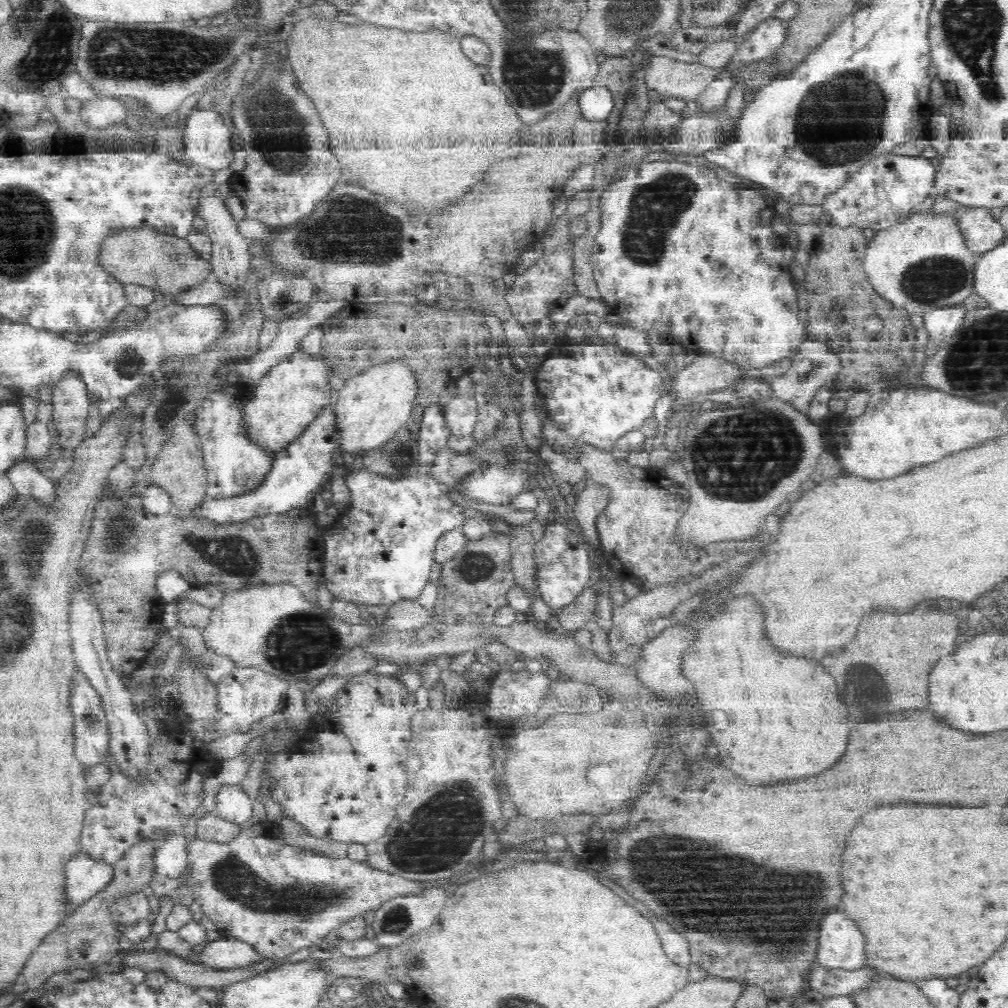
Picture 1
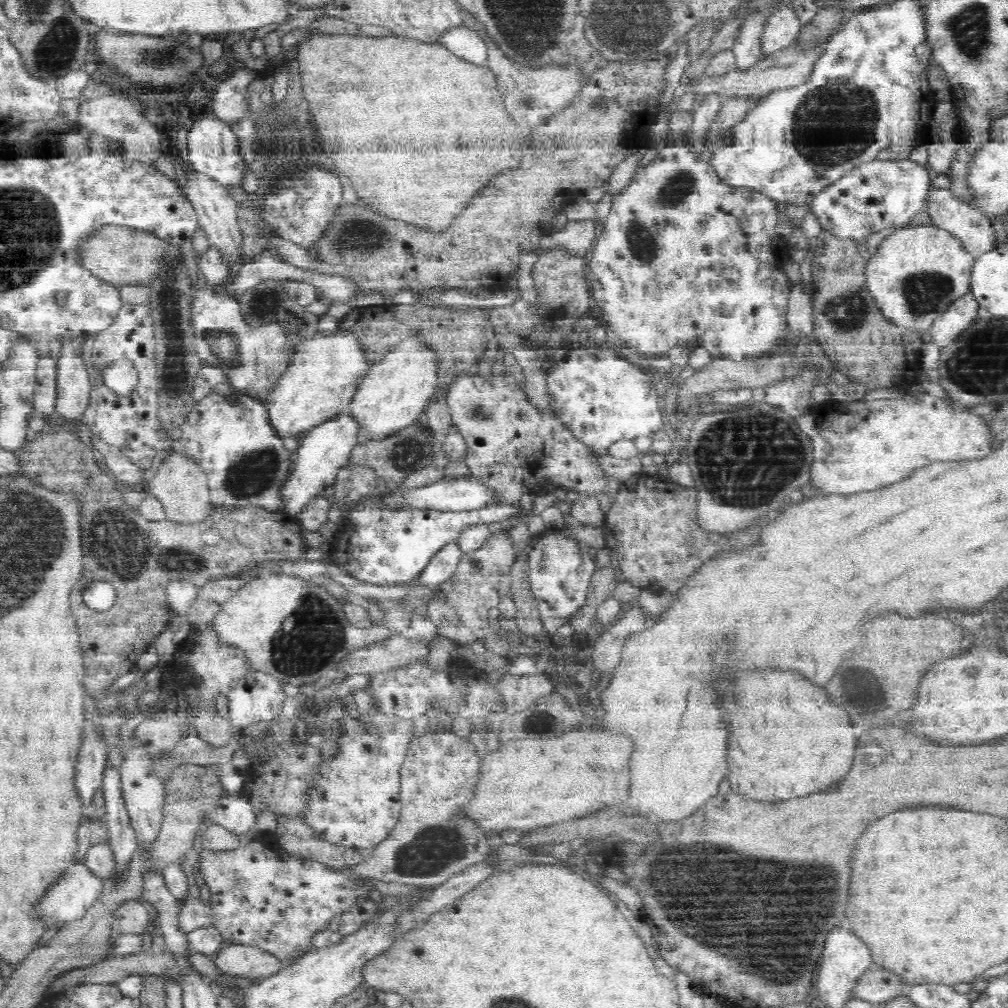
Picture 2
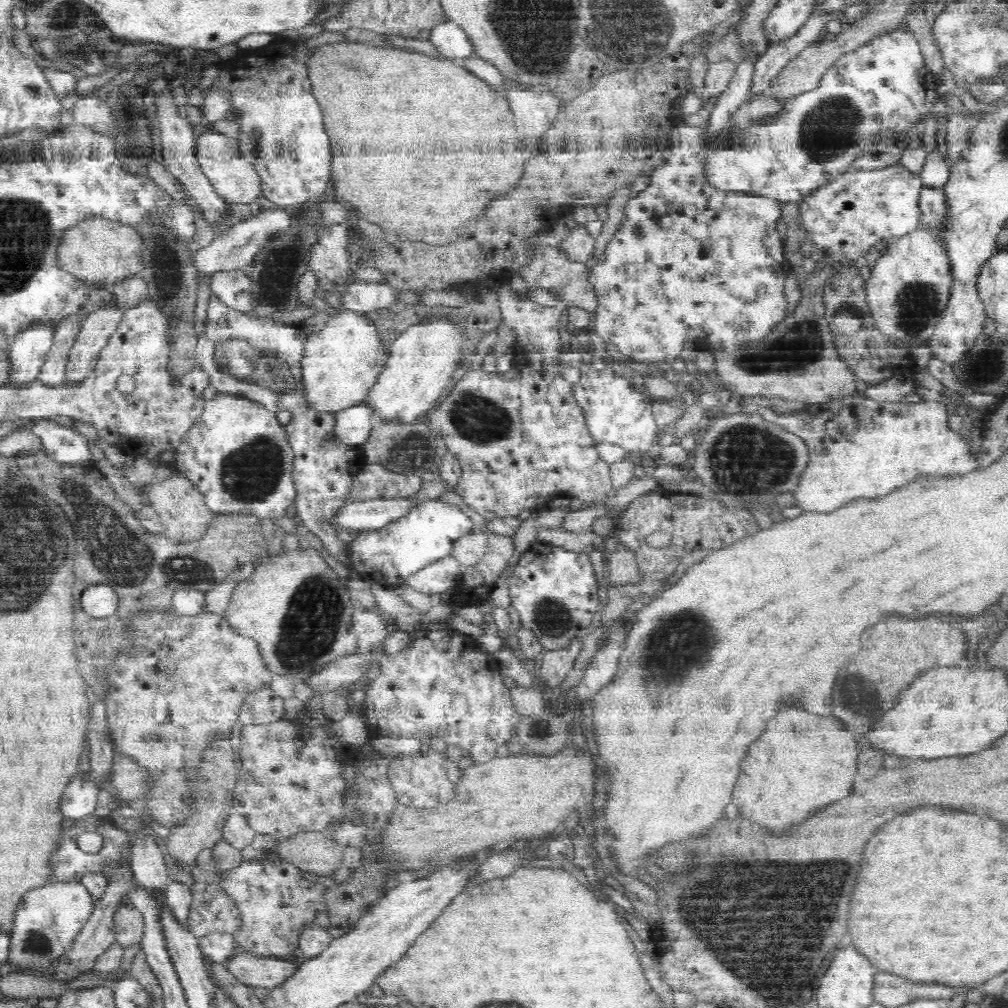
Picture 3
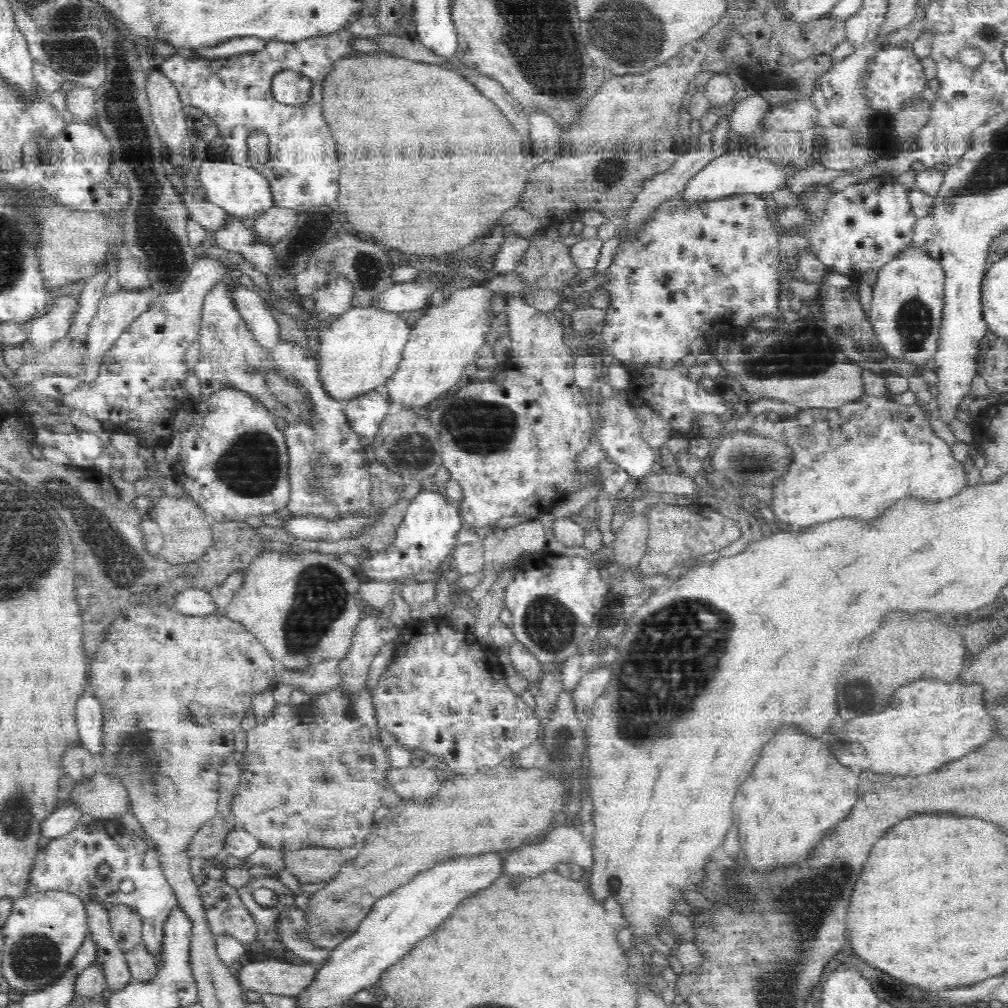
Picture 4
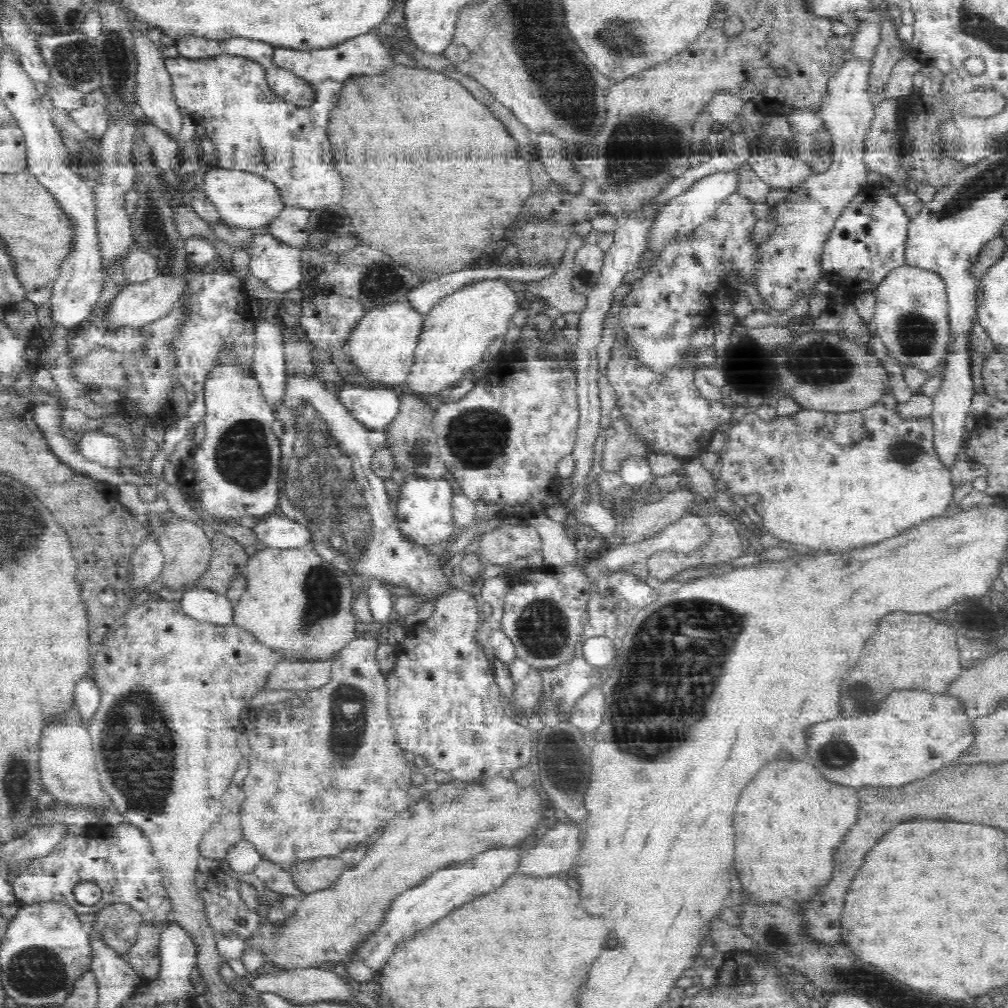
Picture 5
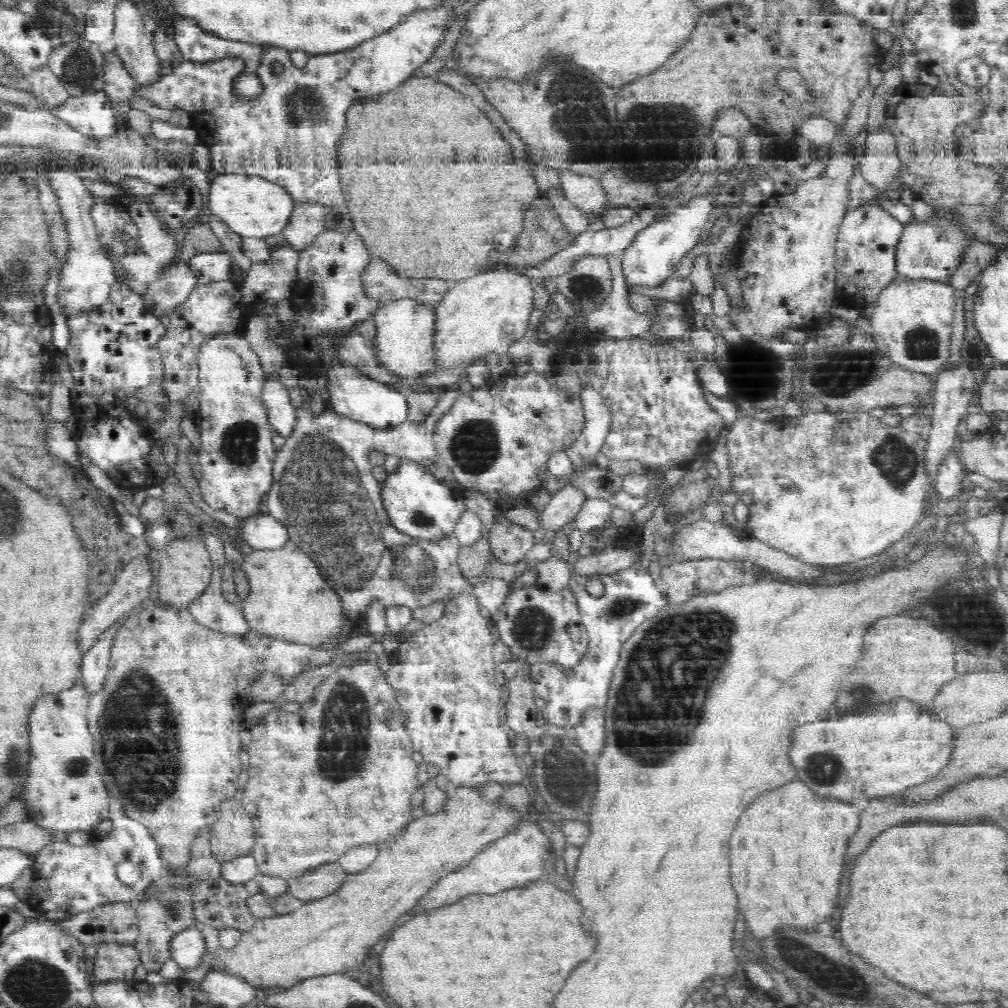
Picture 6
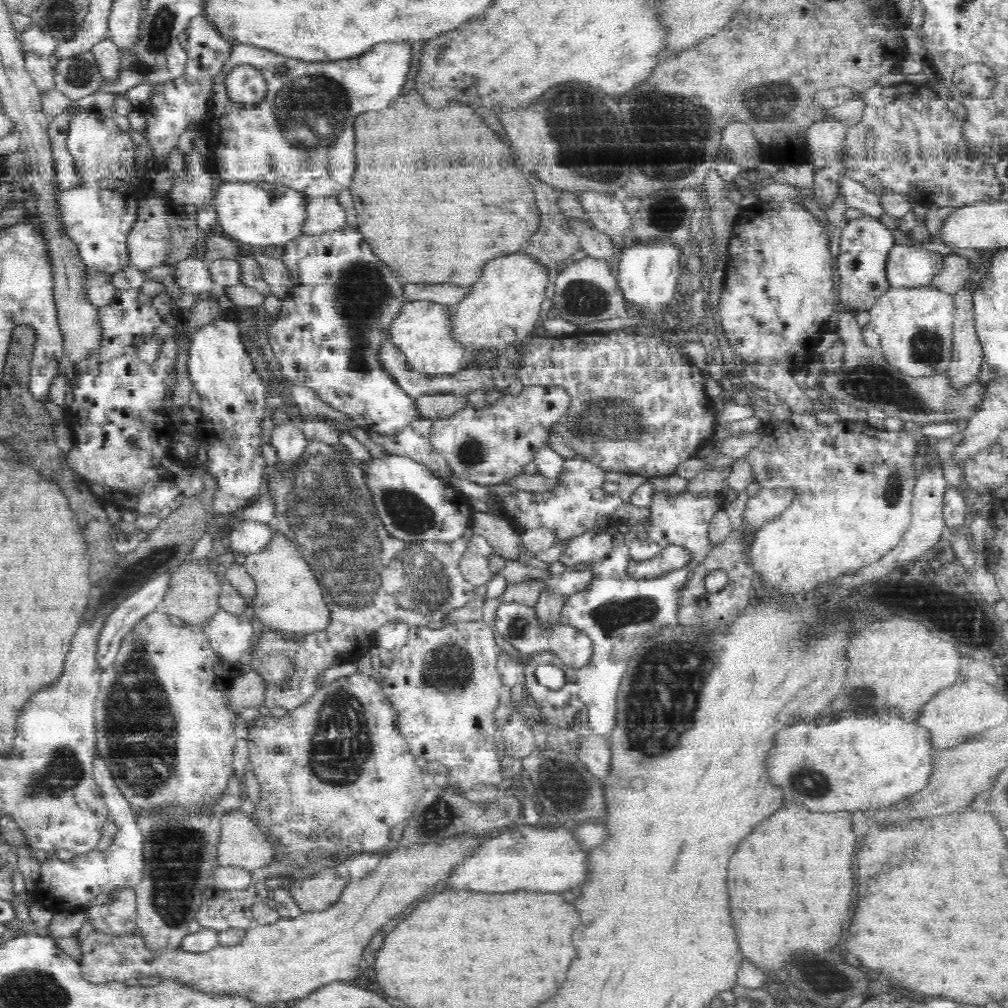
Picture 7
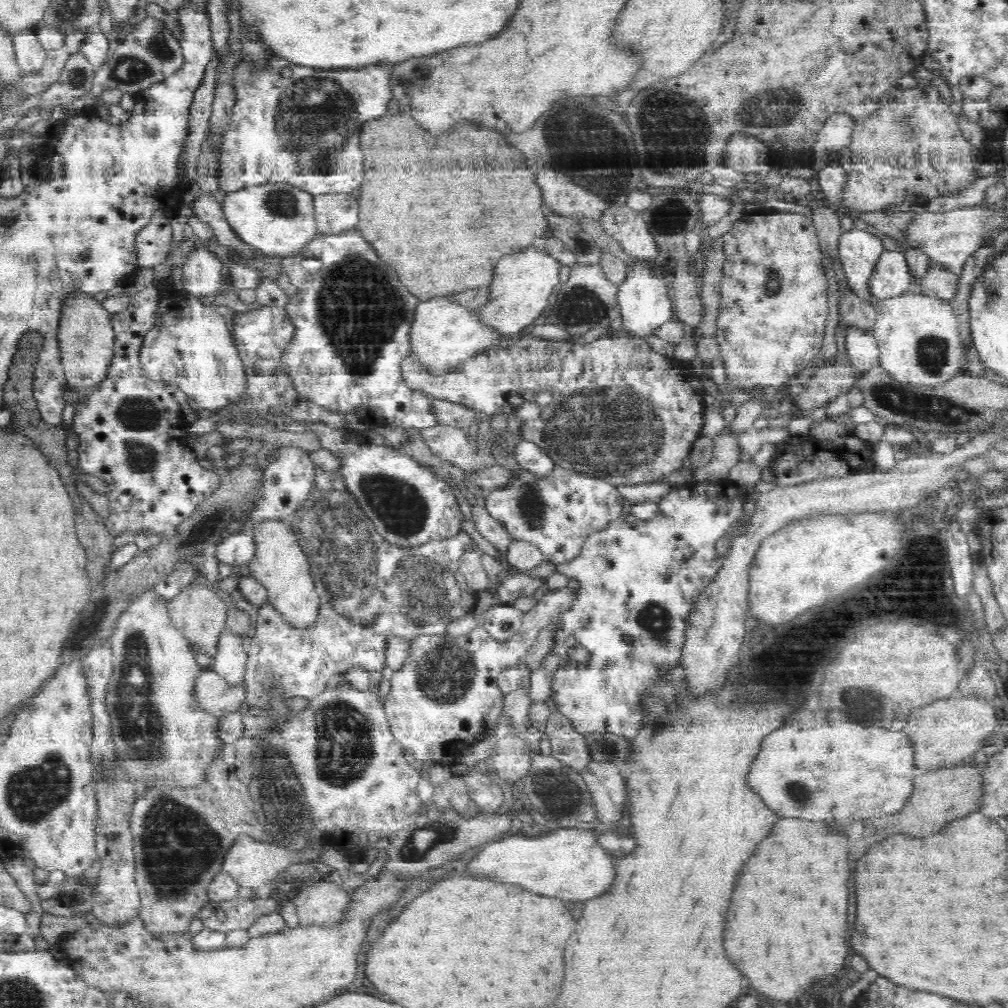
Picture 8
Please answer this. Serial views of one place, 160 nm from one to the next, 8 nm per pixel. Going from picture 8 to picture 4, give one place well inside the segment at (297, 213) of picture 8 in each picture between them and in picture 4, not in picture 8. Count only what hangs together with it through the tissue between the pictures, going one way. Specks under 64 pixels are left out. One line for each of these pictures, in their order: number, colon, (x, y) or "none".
4: (243, 192)
5: (246, 200)
6: (249, 205)
7: (258, 213)

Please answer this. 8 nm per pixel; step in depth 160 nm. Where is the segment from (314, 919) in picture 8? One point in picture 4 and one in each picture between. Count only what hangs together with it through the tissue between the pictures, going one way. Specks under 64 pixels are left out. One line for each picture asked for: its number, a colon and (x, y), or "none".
4: (309, 864)
5: (311, 874)
6: (316, 882)
7: (316, 892)

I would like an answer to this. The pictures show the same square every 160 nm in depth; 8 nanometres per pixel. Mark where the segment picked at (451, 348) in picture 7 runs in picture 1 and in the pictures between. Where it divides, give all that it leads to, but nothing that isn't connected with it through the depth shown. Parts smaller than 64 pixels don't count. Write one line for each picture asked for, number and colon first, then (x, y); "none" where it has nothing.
1: (287, 397)
2: (319, 378)
3: (339, 363)
4: (357, 350)
5: (380, 343)
6: (402, 330)

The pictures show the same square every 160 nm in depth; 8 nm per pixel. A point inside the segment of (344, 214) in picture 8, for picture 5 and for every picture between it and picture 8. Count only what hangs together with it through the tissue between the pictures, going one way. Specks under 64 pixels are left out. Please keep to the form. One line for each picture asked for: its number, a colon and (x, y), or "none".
5: (290, 227)
6: (306, 223)
7: (322, 215)

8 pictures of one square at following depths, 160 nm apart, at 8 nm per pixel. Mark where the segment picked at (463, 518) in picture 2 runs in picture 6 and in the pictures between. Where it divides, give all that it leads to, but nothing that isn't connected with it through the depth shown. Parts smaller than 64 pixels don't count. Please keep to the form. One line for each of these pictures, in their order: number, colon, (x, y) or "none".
3: (389, 555)
4: (425, 538)
5: (424, 511)
6: (419, 505)

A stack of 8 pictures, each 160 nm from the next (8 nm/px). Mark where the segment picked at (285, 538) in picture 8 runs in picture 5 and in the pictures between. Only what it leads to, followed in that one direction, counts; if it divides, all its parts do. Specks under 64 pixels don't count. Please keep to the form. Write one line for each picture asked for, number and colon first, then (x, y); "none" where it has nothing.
5: (296, 603)
6: (290, 599)
7: (289, 600)

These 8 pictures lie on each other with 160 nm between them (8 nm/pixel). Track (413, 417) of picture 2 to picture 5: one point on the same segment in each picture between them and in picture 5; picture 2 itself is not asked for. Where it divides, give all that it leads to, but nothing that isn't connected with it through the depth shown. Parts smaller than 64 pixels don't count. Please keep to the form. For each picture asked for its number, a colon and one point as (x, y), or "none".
3: (419, 364)
4: (443, 341)
5: (455, 335)

